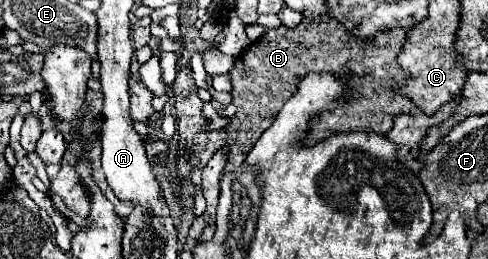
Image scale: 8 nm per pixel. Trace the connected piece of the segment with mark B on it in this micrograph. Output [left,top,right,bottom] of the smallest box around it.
[172,19,414,211]

